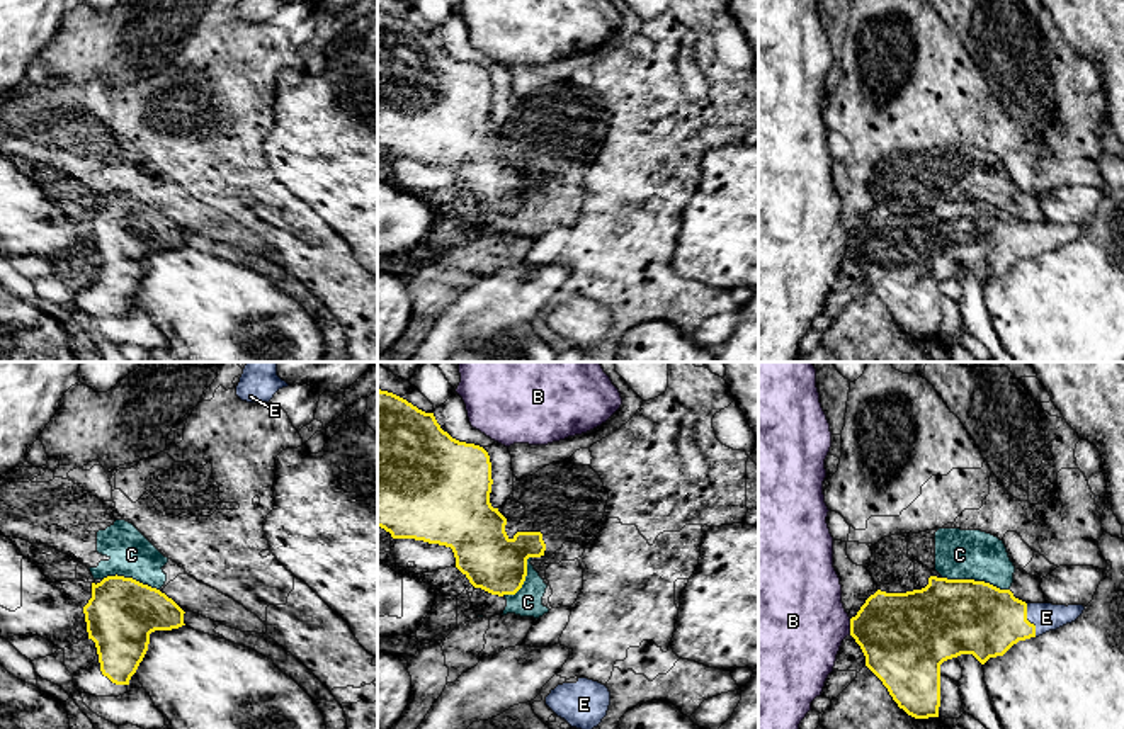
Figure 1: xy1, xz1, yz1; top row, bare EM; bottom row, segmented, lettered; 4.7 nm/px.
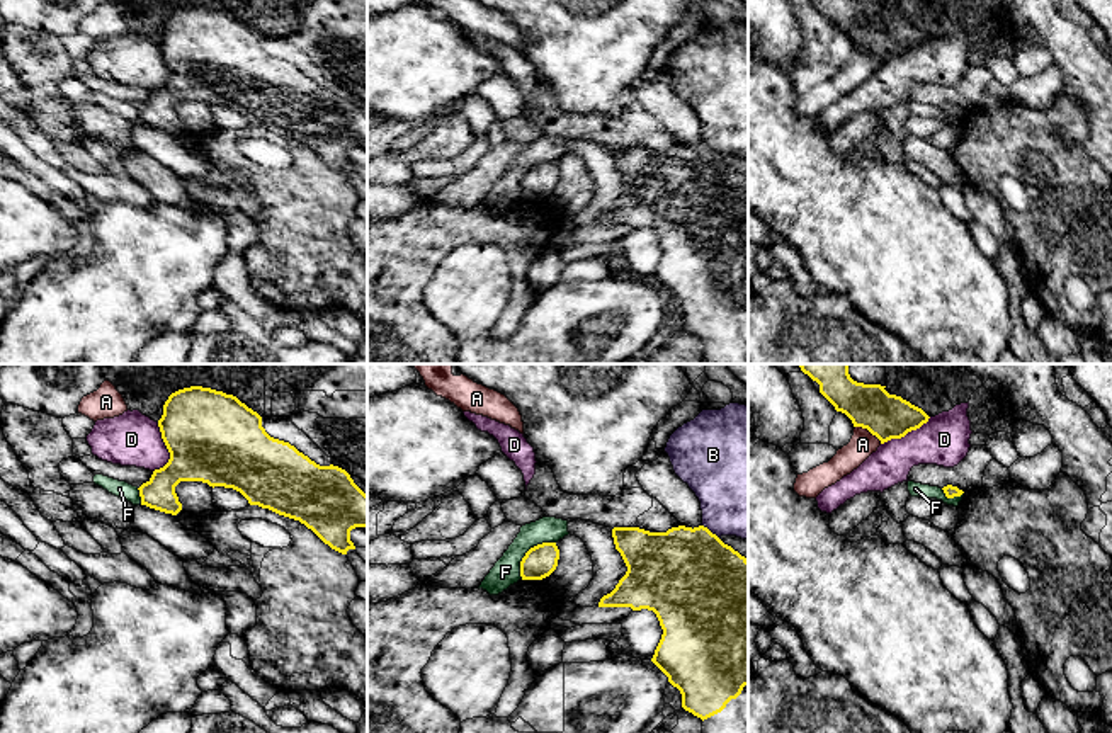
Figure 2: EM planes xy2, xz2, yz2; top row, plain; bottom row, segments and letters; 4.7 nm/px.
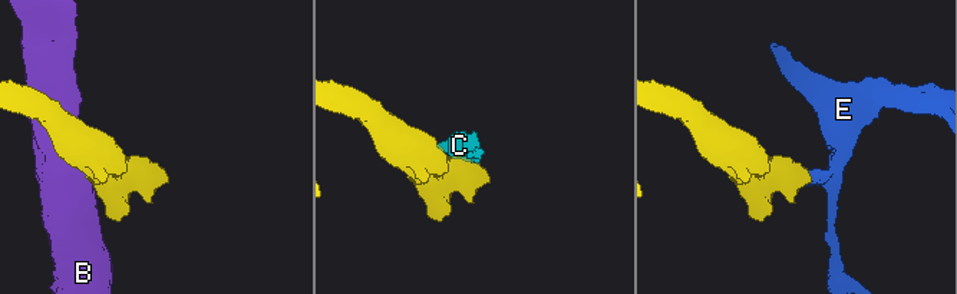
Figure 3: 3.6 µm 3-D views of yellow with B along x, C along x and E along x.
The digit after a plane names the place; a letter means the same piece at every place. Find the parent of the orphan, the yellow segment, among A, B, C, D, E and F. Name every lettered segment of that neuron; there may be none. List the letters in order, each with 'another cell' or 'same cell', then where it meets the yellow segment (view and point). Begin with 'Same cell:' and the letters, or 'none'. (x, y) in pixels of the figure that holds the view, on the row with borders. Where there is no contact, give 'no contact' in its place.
Same cell: E
A: another cell; contact yz2 (869, 431)
B: another cell; contact yz1 (851, 627)
C: another cell; contact yz1 (976, 582)
D: another cell; contact xy2 (167, 448)
E: same cell; contact yz1 (1027, 621)
F: another cell; contact xz2 (527, 551)

